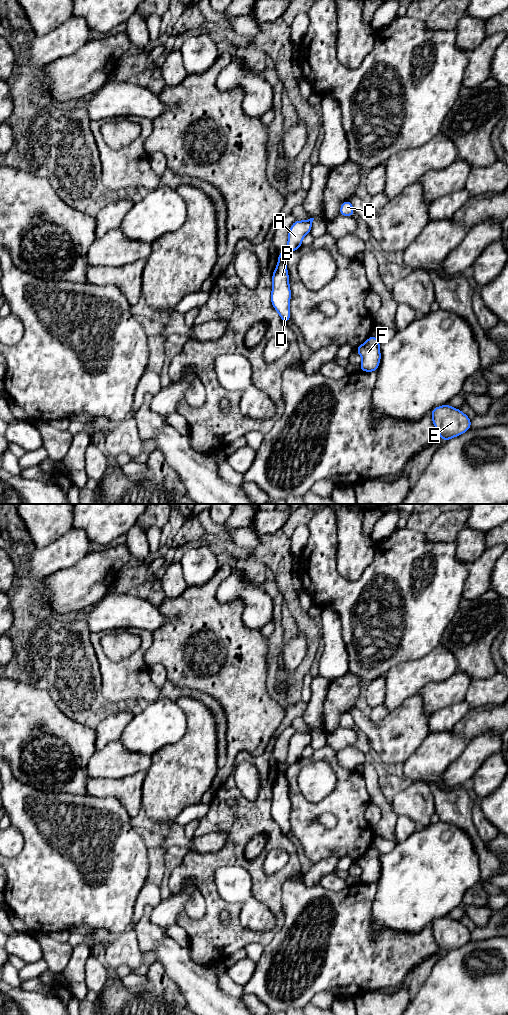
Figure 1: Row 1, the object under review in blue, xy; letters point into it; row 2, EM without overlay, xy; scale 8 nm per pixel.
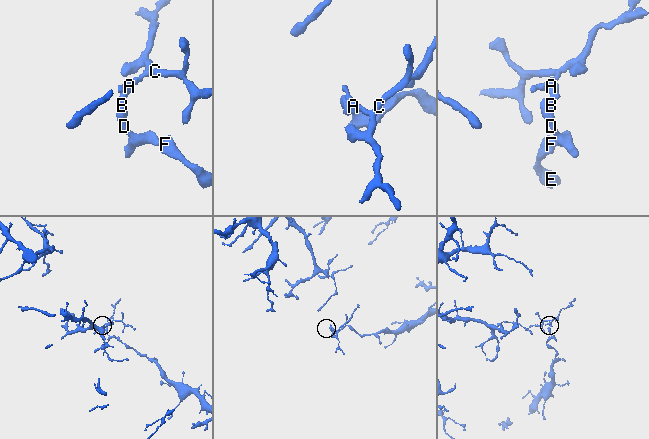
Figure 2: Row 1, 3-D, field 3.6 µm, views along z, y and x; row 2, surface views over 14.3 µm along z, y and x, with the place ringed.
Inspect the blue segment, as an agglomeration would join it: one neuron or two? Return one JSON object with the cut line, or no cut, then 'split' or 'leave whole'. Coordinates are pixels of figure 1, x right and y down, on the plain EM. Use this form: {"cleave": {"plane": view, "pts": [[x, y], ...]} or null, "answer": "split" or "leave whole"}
{"cleave": {"plane": "xy", "pts": [[278, 771], [284, 773]]}, "answer": "split"}

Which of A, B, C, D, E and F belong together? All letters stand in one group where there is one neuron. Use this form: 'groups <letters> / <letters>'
groups A C / B D E F

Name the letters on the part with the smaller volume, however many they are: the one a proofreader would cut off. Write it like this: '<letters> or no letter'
A, C

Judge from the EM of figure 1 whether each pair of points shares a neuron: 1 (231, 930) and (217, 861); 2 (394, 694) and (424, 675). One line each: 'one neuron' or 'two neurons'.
1: one neuron
2: one neuron

